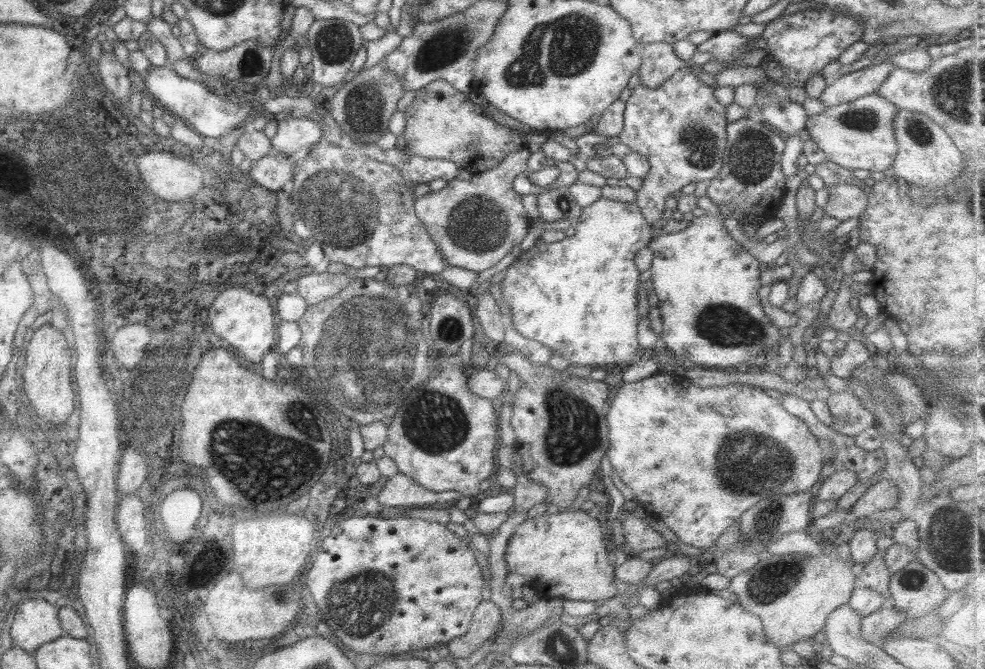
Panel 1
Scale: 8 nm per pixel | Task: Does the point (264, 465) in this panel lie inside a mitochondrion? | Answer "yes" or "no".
yes

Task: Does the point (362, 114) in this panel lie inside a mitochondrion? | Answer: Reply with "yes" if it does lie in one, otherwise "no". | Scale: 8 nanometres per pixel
yes

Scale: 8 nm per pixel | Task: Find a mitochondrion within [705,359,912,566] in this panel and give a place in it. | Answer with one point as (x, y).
(772, 463)

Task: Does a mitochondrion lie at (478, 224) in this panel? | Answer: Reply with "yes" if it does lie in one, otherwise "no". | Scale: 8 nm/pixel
yes

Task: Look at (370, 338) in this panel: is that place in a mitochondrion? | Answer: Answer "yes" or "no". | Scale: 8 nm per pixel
yes

